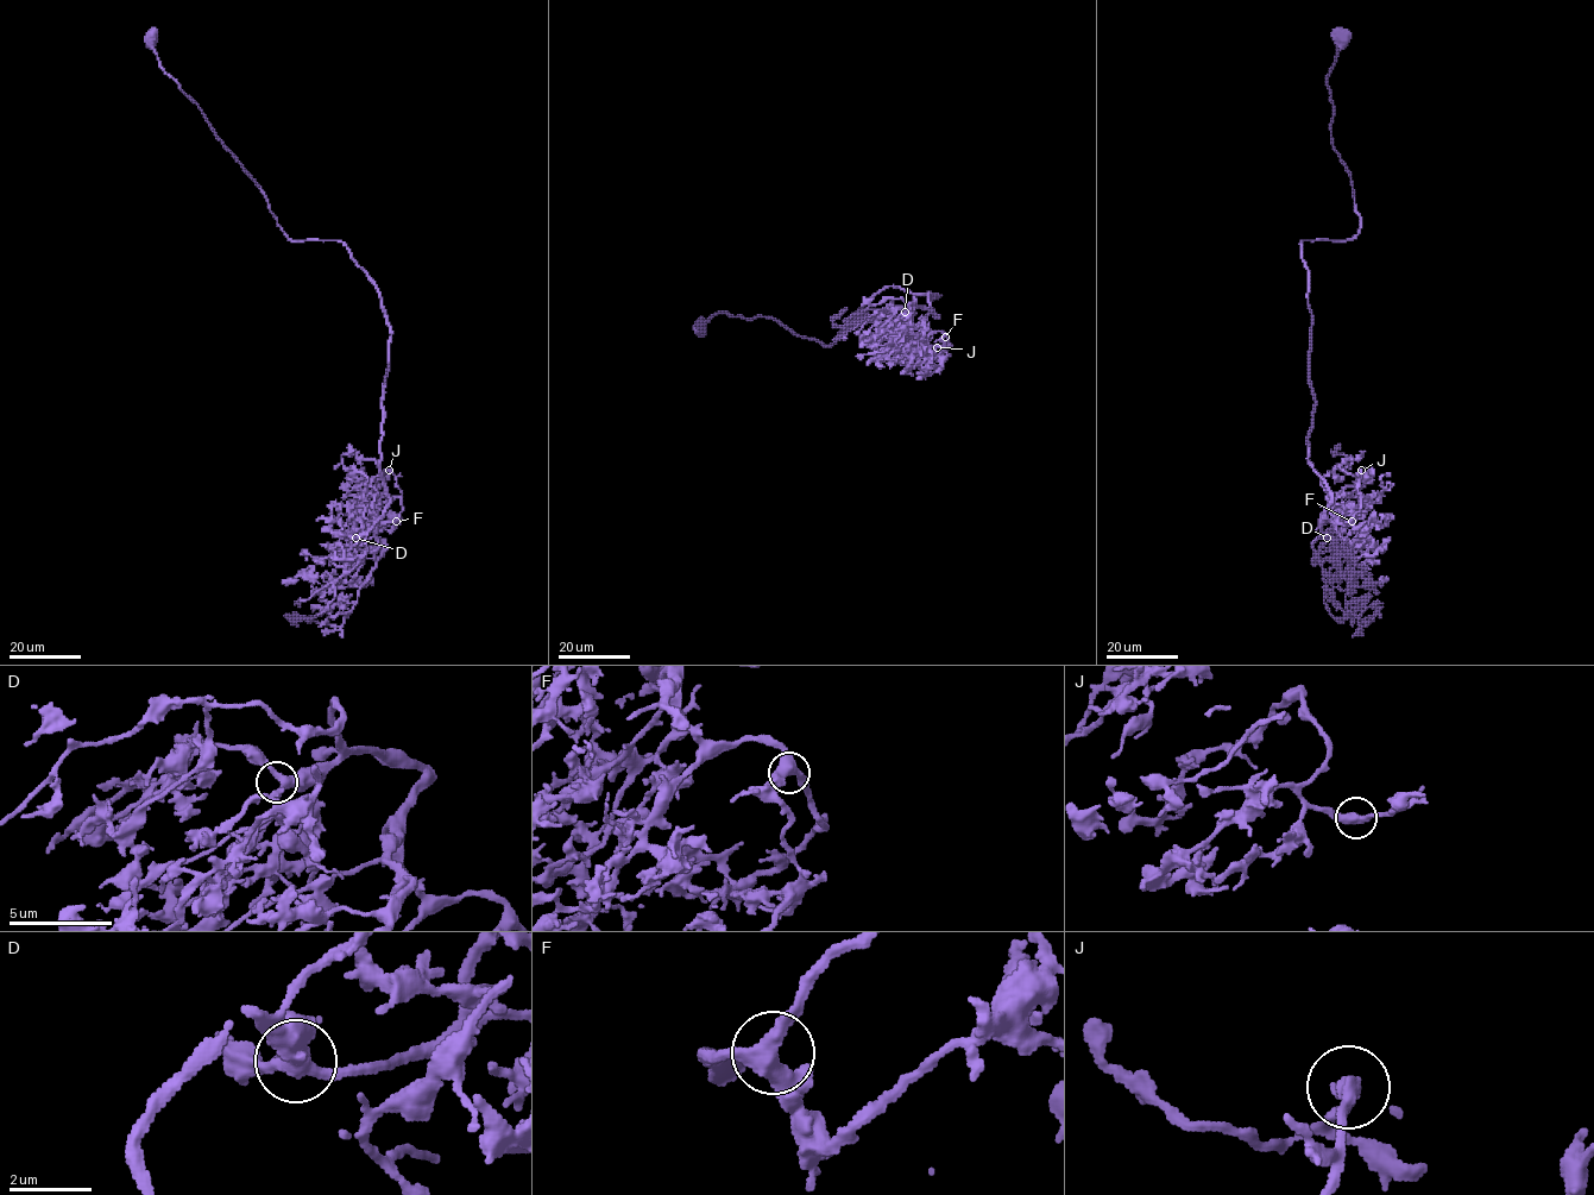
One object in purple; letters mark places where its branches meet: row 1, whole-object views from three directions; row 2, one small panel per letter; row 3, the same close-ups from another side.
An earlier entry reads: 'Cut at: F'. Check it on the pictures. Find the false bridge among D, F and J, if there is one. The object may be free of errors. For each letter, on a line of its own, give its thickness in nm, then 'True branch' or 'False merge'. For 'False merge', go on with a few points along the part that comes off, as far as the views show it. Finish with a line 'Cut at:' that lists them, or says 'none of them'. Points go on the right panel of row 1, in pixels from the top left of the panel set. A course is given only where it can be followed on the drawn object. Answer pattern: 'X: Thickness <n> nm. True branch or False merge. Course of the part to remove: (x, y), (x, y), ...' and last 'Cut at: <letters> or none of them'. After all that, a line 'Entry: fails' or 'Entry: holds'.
D: Thickness 320 nm. True branch
F: Thickness 400 nm. True branch
J: Thickness 340 nm. True branch
Cut at: none of them
Entry: fails

